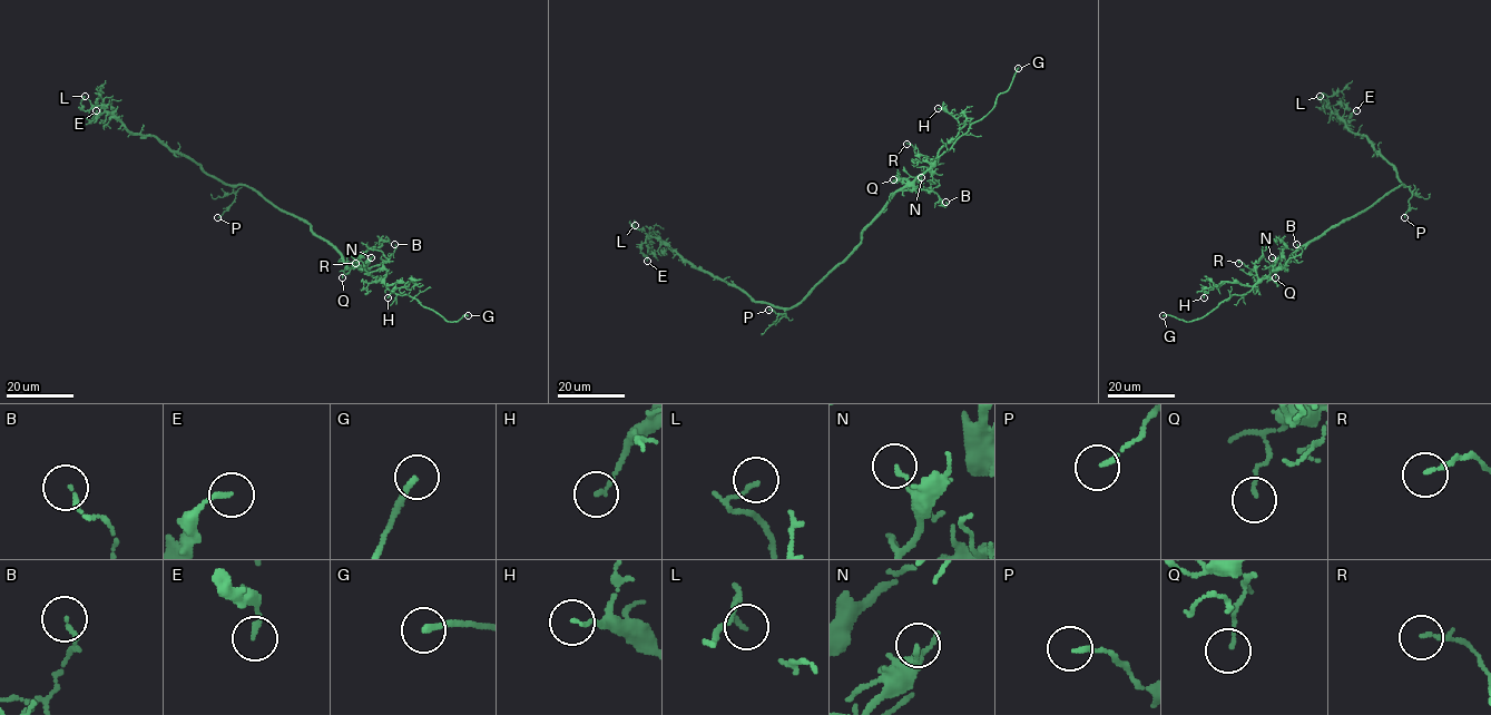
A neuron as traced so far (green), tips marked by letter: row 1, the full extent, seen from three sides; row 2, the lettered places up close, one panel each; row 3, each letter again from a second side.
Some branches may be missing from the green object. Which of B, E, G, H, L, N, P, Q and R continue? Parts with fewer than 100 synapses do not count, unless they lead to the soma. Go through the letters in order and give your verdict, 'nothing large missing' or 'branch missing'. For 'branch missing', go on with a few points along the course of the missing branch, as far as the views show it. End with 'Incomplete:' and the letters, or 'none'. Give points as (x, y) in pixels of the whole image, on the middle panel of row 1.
B: nothing large missing
E: nothing large missing
G: branch missing
H: nothing large missing
L: nothing large missing
N: nothing large missing
P: nothing large missing
Q: nothing large missing
R: nothing large missing
Incomplete: G

